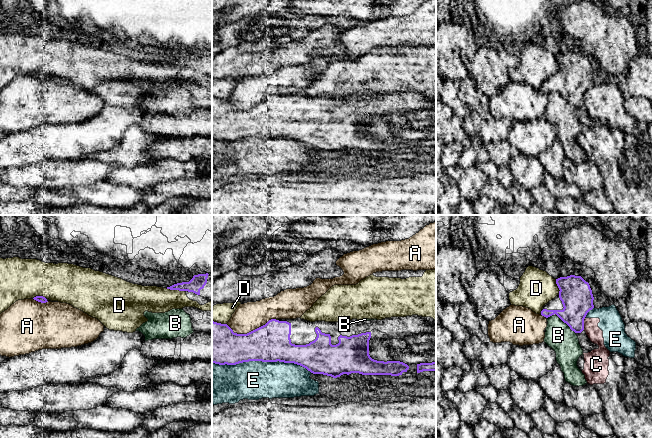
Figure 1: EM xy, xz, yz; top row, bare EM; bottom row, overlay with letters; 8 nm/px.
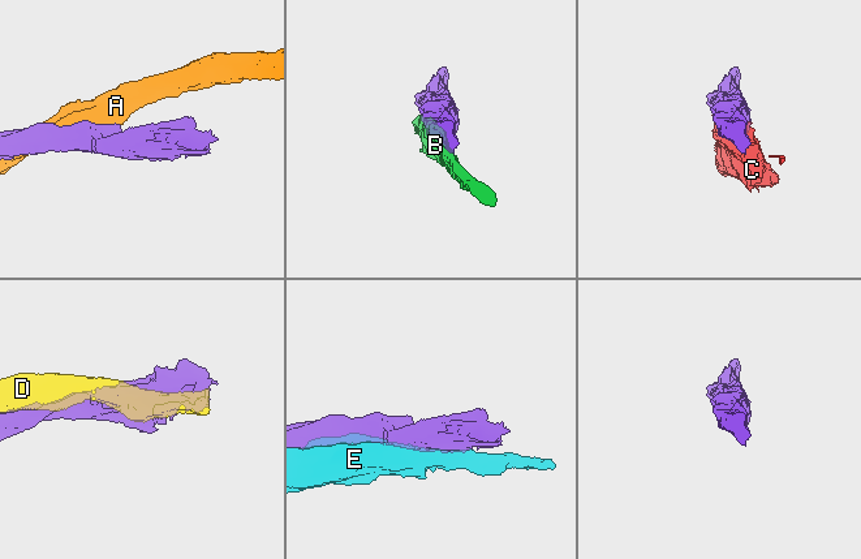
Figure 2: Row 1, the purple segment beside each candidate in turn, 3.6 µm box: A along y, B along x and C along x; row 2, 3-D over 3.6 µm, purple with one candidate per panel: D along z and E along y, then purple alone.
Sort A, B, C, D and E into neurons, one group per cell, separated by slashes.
A / B / C / D / E

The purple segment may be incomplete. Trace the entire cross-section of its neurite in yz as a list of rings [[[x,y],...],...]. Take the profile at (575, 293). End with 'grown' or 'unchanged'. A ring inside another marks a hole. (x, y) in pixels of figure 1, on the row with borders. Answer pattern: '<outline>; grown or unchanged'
[[[570,275],[556,279],[559,288],[559,294],[543,306],[540,315],[548,319],[550,316],[558,316],[575,333],[581,333],[584,330],[584,319],[587,313],[594,308],[593,294],[588,282],[581,276]]]; grown

